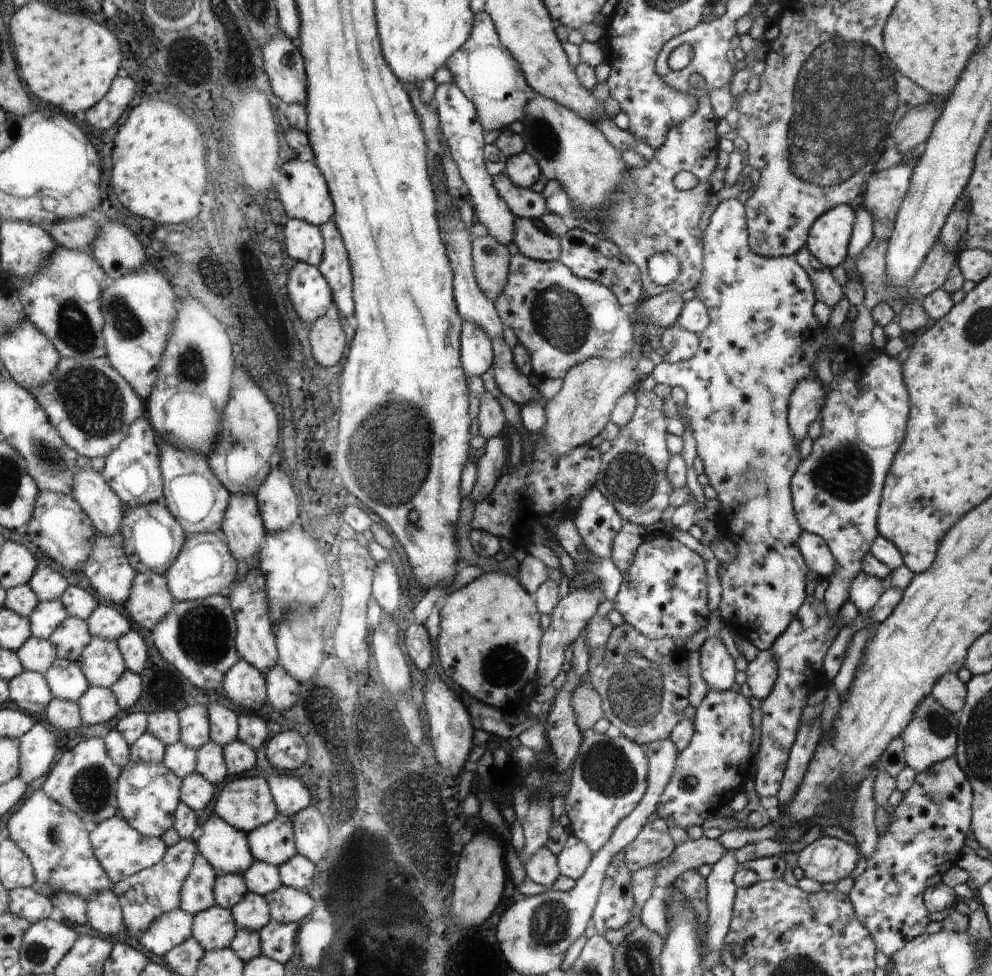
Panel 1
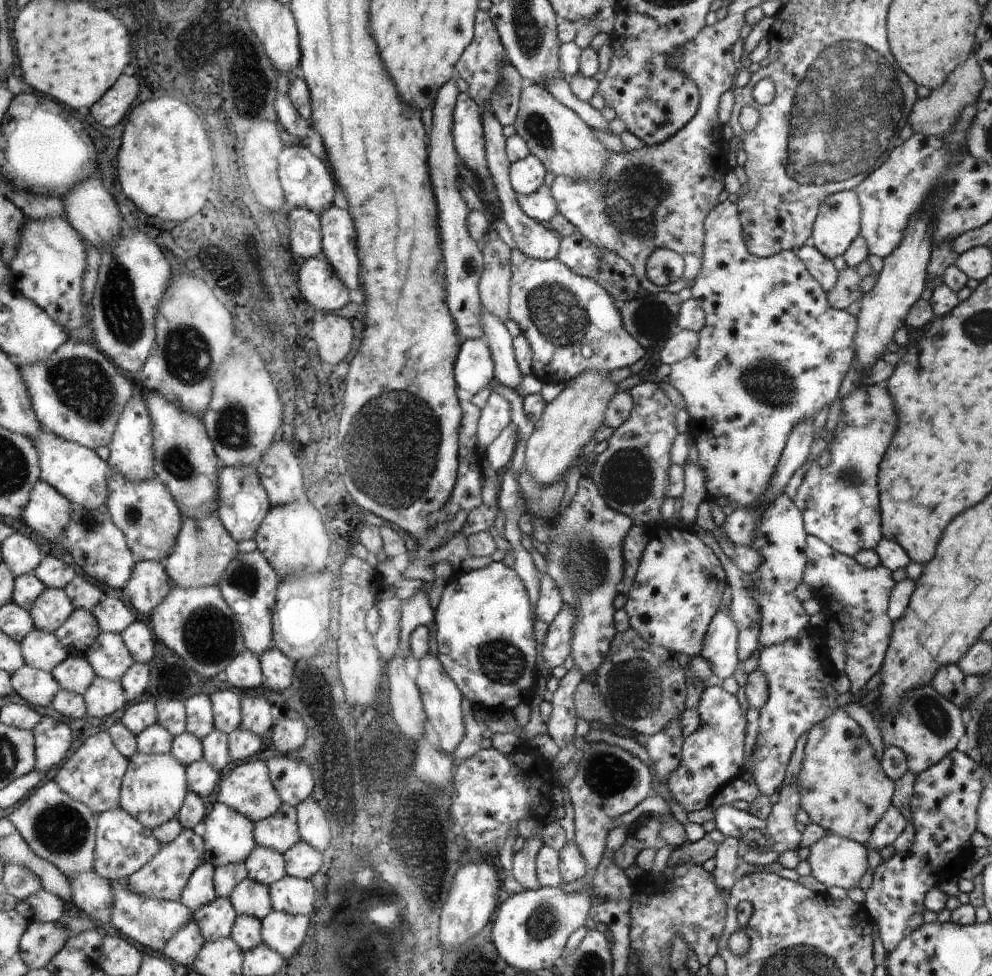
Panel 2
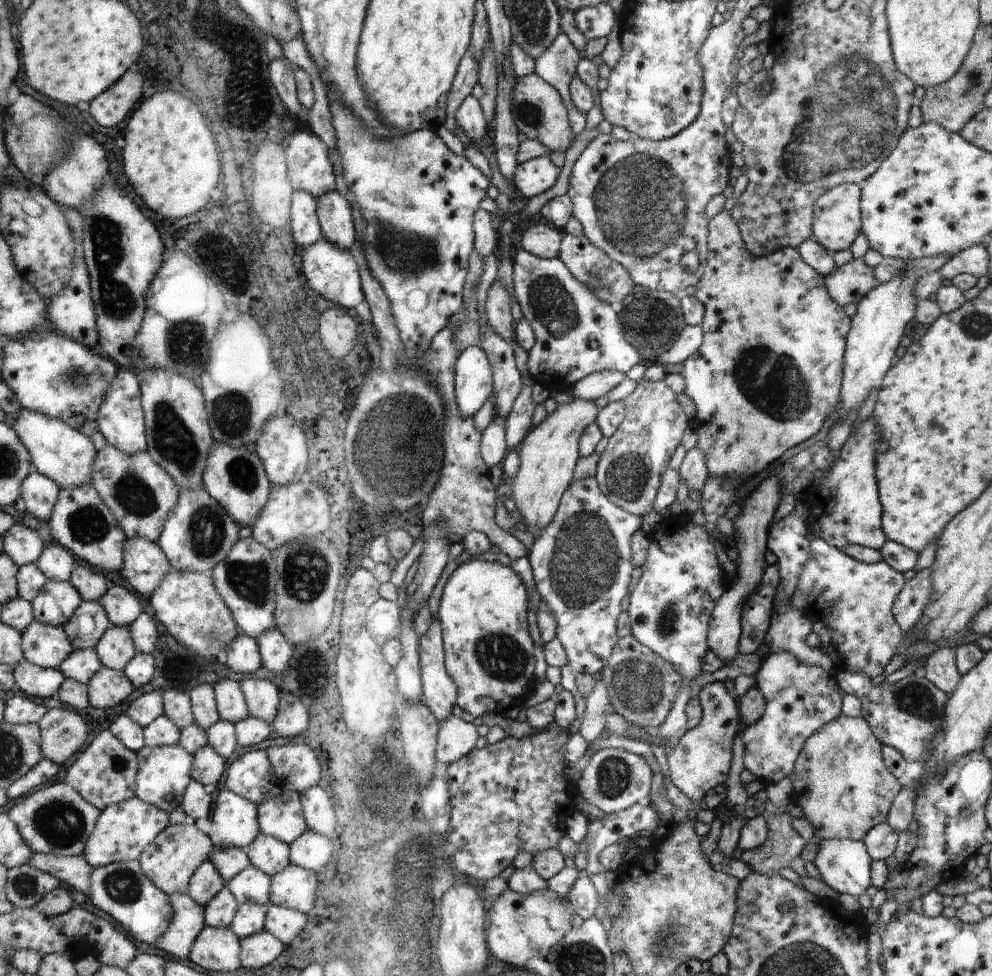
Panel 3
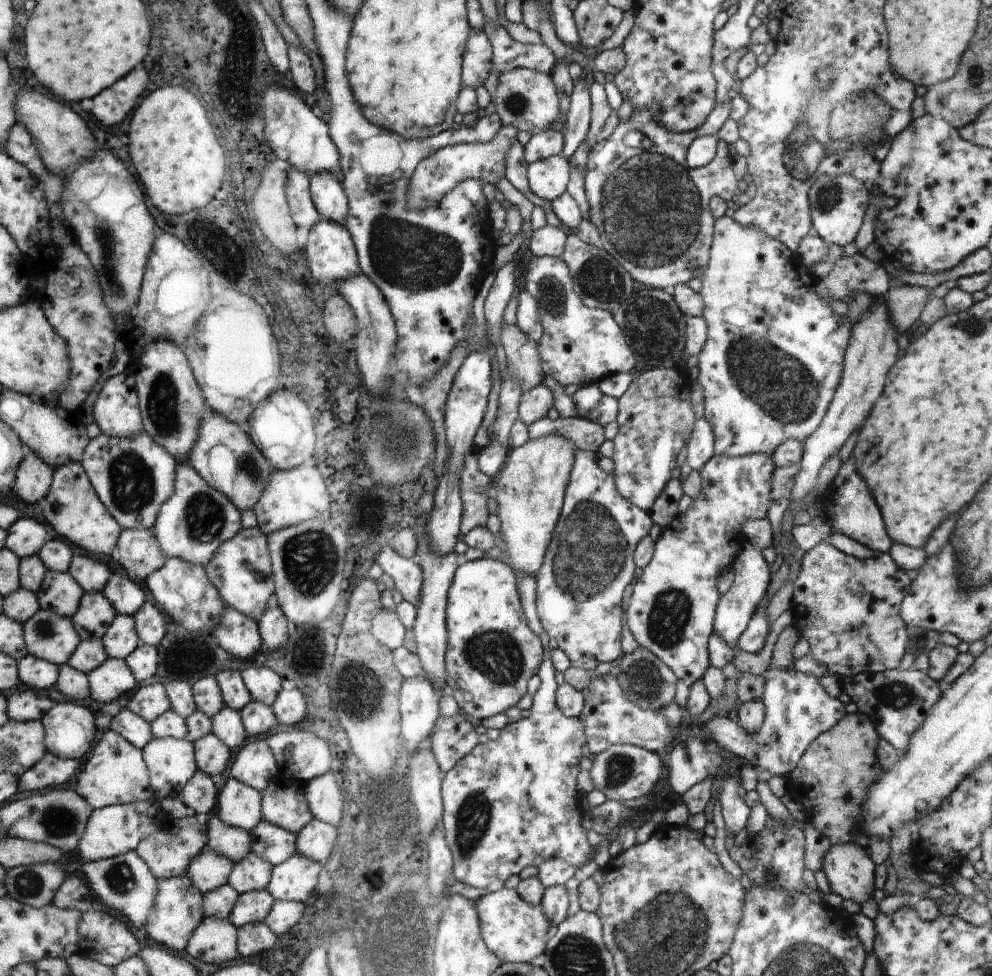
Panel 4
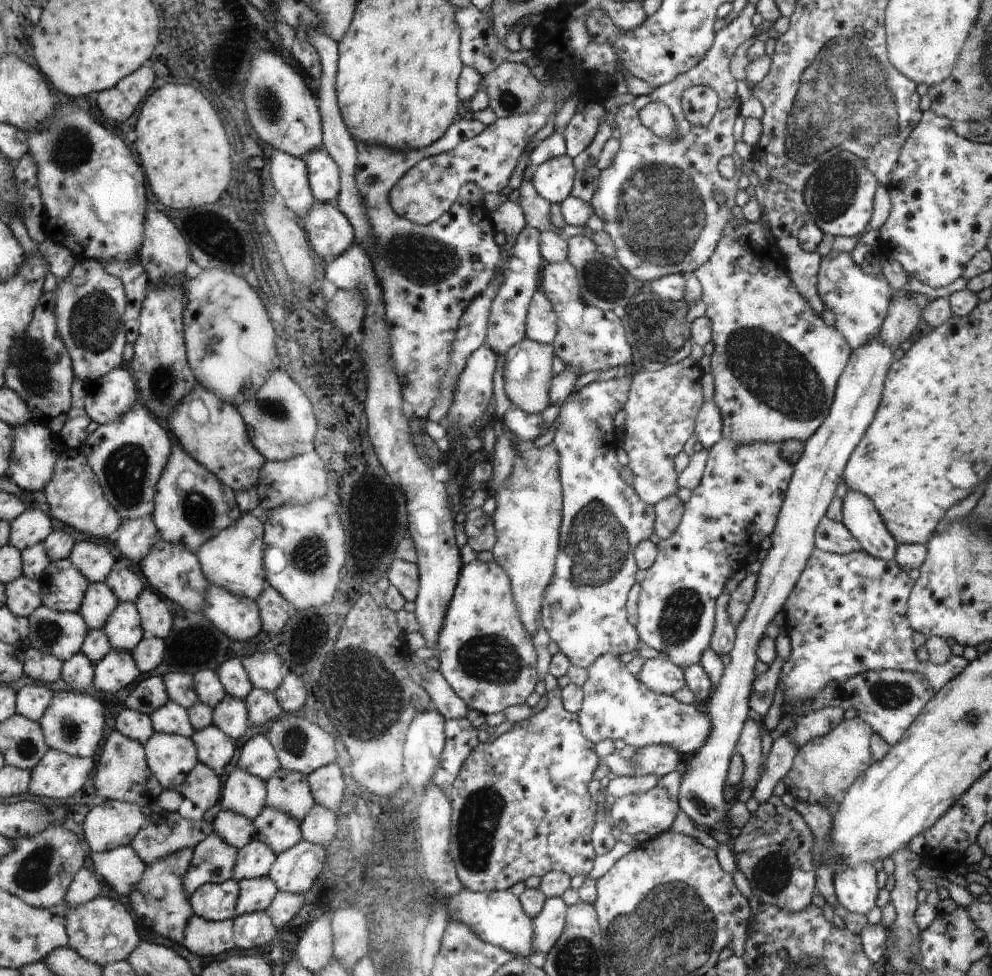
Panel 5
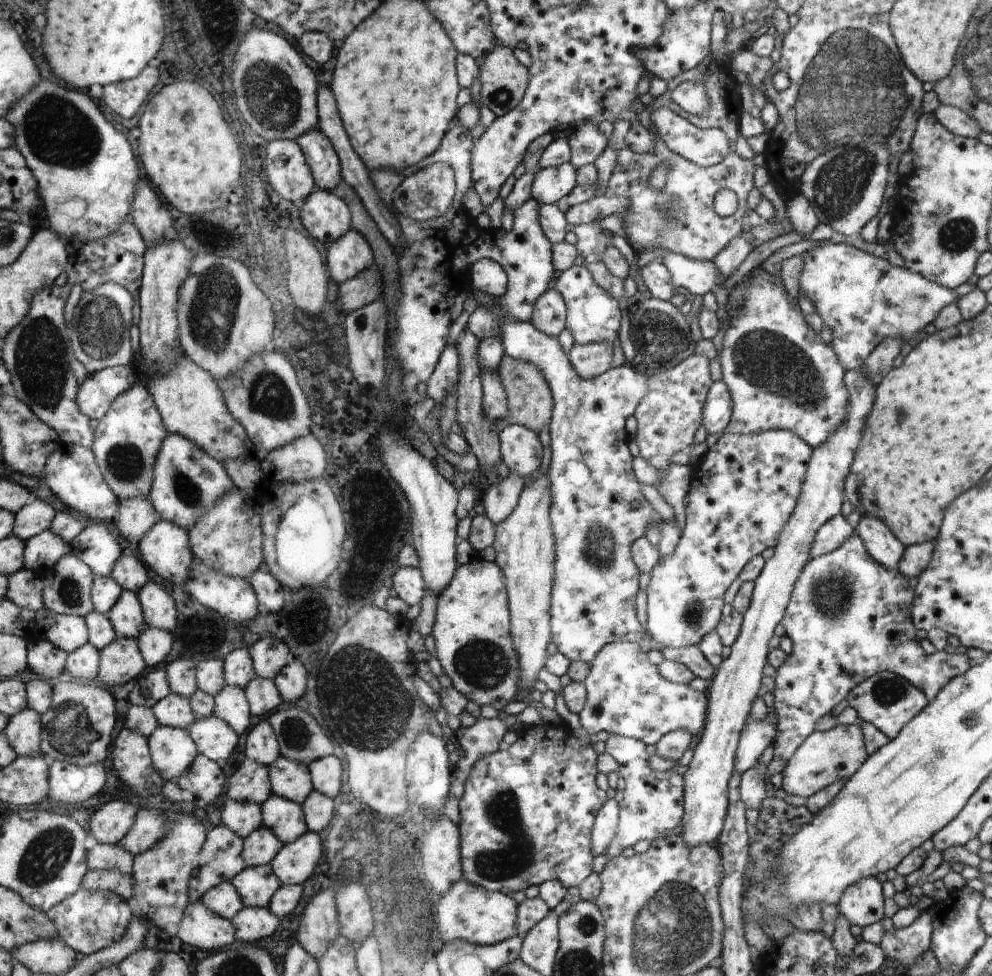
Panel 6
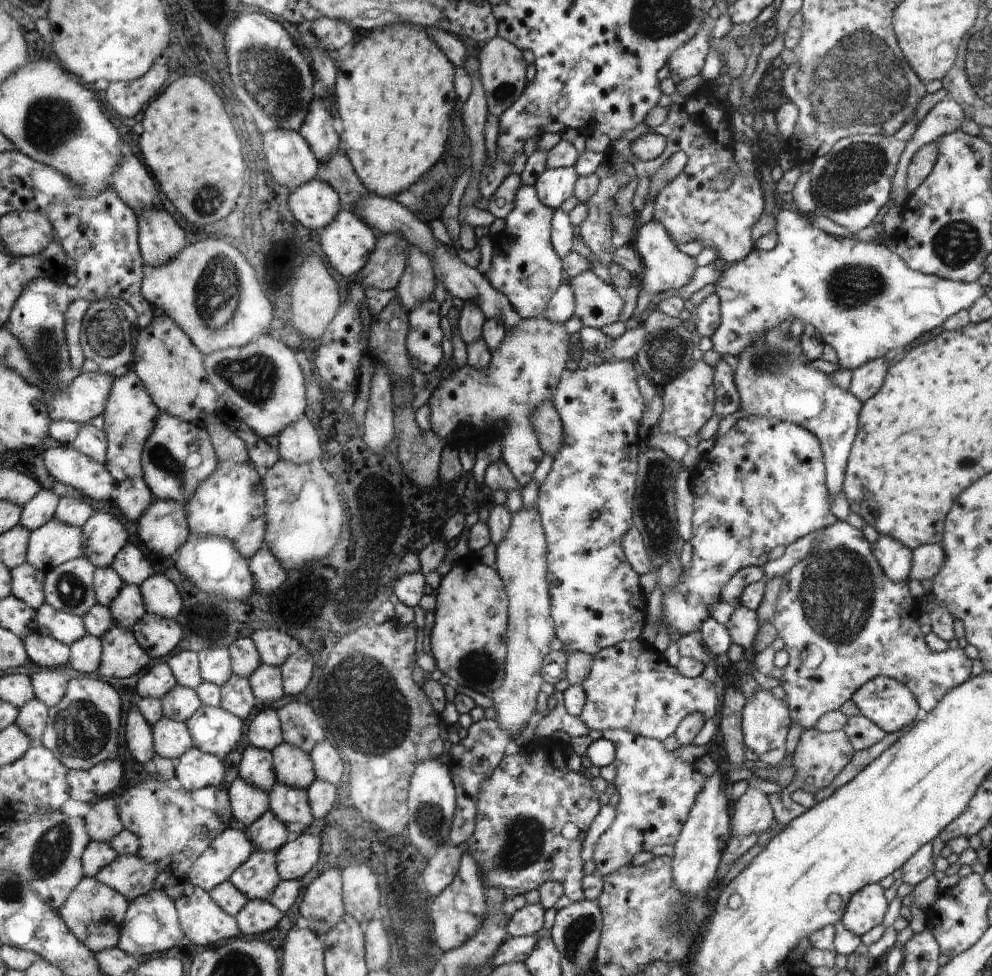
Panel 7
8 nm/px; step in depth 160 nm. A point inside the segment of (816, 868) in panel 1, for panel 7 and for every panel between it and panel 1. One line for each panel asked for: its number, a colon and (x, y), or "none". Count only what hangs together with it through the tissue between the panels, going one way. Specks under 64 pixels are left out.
2: (834, 860)
3: (844, 864)
4: (849, 868)
5: (855, 888)
6: (862, 903)
7: (866, 908)

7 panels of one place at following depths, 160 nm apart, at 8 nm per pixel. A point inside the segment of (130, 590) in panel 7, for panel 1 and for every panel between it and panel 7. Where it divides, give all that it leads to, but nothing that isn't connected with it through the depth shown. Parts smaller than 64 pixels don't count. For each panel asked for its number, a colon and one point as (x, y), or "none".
1: (102, 662)
2: (109, 657)
3: (116, 647)
4: (121, 640)
5: (124, 629)
6: (127, 618)

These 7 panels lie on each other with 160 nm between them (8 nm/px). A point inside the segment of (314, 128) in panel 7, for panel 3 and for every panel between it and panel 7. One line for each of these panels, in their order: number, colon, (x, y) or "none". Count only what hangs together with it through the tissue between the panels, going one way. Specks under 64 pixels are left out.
3: (335, 214)
4: (327, 193)
5: (325, 177)
6: (320, 152)

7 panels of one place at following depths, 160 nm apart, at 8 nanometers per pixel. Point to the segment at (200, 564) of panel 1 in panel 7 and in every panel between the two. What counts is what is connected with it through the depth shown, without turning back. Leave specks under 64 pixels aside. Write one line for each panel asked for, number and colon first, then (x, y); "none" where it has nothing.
2: (205, 549)
3: (199, 534)
4: (192, 524)
5: (192, 517)
6: (188, 482)
7: (177, 459)

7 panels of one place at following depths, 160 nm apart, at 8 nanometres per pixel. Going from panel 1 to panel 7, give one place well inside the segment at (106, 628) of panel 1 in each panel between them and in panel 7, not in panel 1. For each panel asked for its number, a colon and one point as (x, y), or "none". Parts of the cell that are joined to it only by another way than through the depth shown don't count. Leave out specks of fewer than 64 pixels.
2: (113, 615)
3: (122, 605)
4: (127, 597)
5: (126, 584)
6: (132, 575)
7: (132, 564)

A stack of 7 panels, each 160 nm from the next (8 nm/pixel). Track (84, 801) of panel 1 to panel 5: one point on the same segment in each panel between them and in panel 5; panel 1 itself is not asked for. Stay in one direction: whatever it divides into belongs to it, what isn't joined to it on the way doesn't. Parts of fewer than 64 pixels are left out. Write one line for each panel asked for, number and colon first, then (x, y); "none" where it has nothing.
2: (94, 773)
3: (105, 773)
4: (116, 773)
5: (123, 774)

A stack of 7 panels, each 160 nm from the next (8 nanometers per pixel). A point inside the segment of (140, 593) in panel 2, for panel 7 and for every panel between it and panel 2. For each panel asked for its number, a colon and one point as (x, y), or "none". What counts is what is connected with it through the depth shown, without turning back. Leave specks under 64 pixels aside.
3: (145, 565)
4: (139, 553)
5: (136, 537)
6: (136, 517)
7: (134, 499)

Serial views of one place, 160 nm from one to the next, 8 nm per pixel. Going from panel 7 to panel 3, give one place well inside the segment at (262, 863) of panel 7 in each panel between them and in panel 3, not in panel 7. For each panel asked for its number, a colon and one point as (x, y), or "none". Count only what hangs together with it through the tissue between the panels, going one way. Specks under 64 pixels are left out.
3: (249, 919)
4: (253, 907)
5: (255, 895)
6: (256, 885)

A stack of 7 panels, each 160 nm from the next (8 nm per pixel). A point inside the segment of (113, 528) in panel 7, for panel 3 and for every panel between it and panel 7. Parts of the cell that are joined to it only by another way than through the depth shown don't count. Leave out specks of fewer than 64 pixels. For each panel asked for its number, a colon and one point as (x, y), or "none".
3: (92, 584)
4: (89, 572)
5: (94, 561)
6: (95, 545)

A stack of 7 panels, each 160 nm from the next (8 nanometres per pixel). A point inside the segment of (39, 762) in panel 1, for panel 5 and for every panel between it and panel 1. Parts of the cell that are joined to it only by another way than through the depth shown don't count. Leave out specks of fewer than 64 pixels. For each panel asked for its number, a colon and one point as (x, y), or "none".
2: (53, 738)
3: (64, 732)
4: (69, 727)
5: (73, 724)

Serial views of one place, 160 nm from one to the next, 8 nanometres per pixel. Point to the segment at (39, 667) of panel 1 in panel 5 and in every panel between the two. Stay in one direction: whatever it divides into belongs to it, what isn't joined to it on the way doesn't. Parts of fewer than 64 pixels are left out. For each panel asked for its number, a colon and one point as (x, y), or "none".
2: (43, 650)
3: (46, 645)
4: (54, 638)
5: (62, 634)

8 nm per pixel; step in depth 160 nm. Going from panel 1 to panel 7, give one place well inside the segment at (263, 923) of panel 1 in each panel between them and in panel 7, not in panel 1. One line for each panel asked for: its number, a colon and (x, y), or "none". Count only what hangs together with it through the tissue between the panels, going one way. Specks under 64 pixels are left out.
2: (250, 898)
3: (251, 885)
4: (252, 873)
5: (254, 861)
6: (262, 845)
7: (268, 834)

